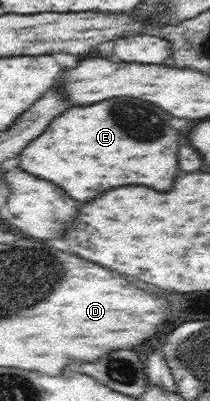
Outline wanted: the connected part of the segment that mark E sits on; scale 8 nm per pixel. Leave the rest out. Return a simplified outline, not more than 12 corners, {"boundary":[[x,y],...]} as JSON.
{"boundary":[[134,97],[70,107],[20,151],[76,201],[168,191],[172,115]]}

